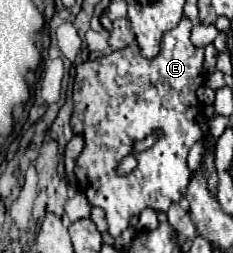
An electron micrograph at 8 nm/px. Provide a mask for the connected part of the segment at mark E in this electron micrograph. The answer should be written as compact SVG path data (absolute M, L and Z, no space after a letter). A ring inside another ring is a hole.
M183 17L175 29L163 35L161 51L153 59L143 57L135 47L125 47L75 67L75 81L73 81L73 95L71 95L73 97L71 127L73 127L73 135L81 135L85 141L83 151L75 161L77 185L79 185L79 191L87 195L91 205L97 205L105 211L109 233L113 237L119 237L129 227L129 219L139 217L139 213L145 207L151 207L155 211L167 211L169 205L173 201L179 201L187 191L187 185L191 179L191 171L187 167L187 153L193 143L203 139L197 125L197 113L201 107L195 91L205 83L203 49L191 43L189 39L191 27L193 27L191 19ZM155 129L161 129L163 137L151 149L137 155L137 167L129 175L119 175L117 165L121 163L123 157L131 153L131 145L137 139L145 139Z

